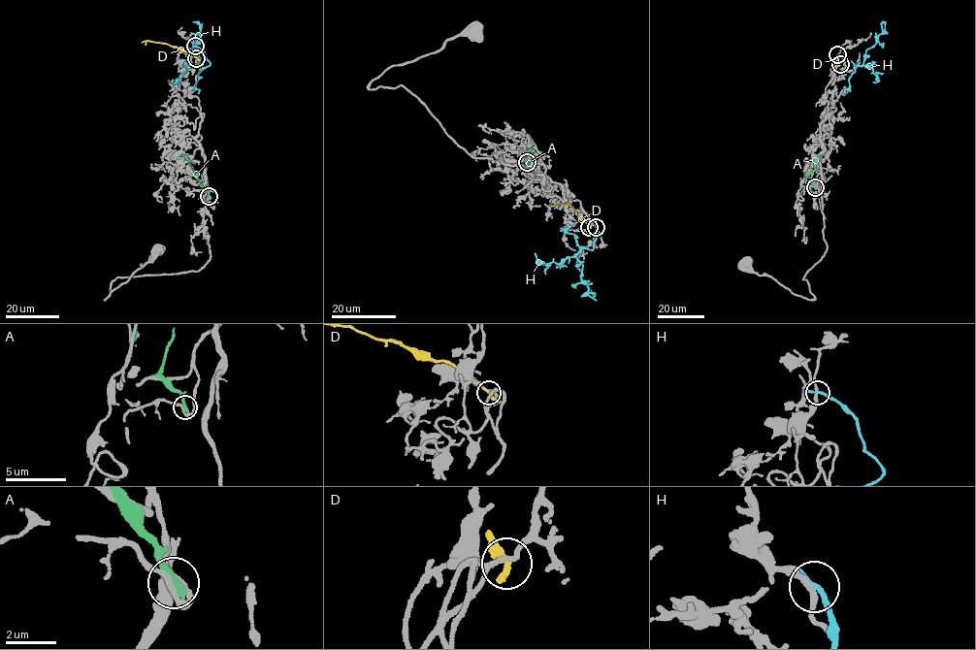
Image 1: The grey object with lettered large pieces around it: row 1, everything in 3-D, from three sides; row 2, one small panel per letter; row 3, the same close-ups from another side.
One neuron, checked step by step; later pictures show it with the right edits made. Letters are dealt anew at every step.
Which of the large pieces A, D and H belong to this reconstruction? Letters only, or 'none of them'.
none of them

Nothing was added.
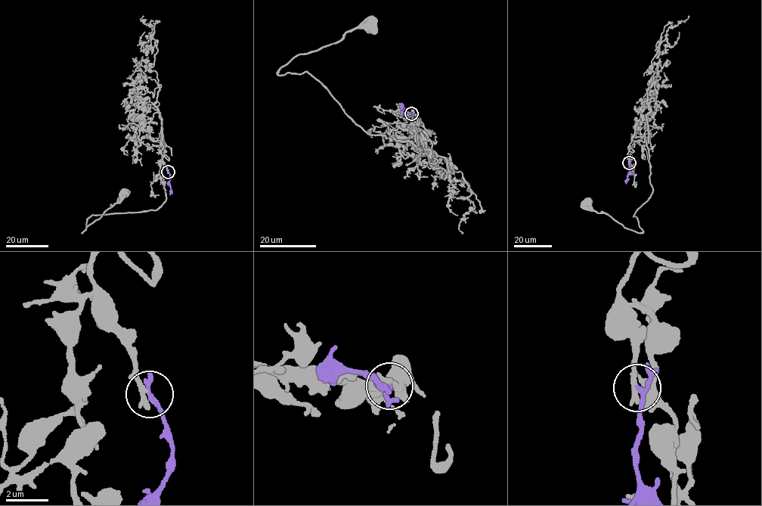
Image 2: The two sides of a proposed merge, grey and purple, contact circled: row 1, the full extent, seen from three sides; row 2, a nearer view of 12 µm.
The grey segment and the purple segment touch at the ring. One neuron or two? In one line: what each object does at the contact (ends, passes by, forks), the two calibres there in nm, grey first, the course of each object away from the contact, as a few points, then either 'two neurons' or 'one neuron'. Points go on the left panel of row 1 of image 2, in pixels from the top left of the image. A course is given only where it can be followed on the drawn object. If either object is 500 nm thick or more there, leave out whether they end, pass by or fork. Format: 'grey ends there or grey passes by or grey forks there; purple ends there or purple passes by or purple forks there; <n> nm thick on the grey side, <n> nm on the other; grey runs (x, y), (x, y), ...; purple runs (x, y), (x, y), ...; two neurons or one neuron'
grey ends there; purple passes by; 300 nm thick on the grey side, 170 nm on the other; grey runs (168, 172), (161, 141), (150, 139), (162, 144), (159, 132), (162, 204), (90, 216), (82, 232), (123, 194); purple runs (168, 172), (170, 194); one neuron

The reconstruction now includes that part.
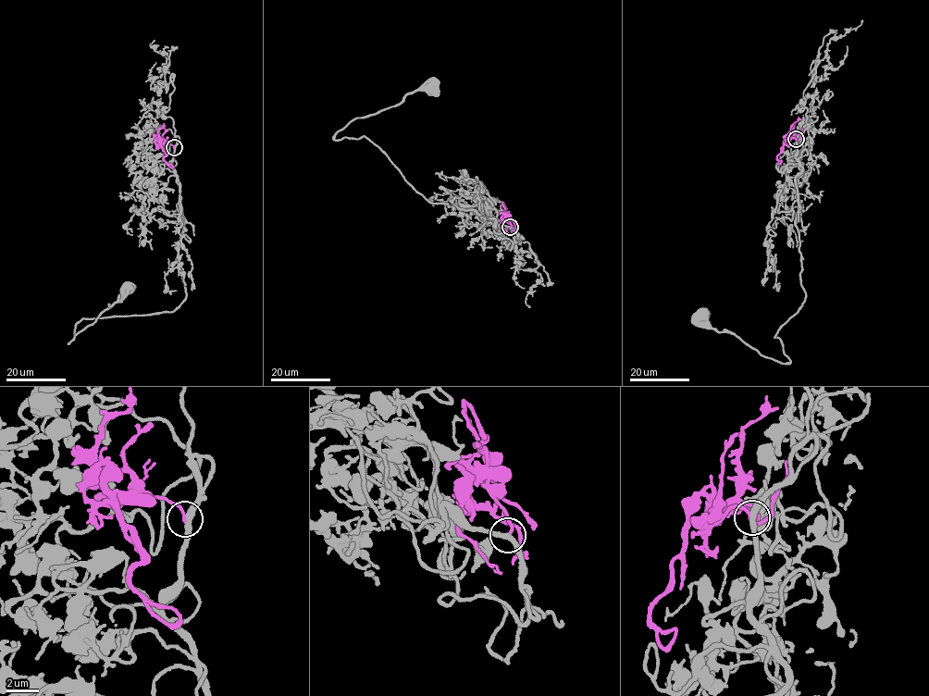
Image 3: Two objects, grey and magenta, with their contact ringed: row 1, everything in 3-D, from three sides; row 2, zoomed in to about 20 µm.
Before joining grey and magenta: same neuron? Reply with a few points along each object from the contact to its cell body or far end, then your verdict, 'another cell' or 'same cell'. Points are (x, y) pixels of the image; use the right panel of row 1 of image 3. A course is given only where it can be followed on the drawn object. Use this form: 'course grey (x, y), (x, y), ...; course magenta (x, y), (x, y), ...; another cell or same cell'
course grey (796, 140), (802, 169), (795, 179), (796, 225), (806, 294), (774, 337), (789, 362), (764, 356), (703, 316); course magenta (796, 140), (786, 139), (777, 159), (781, 163); same cell

